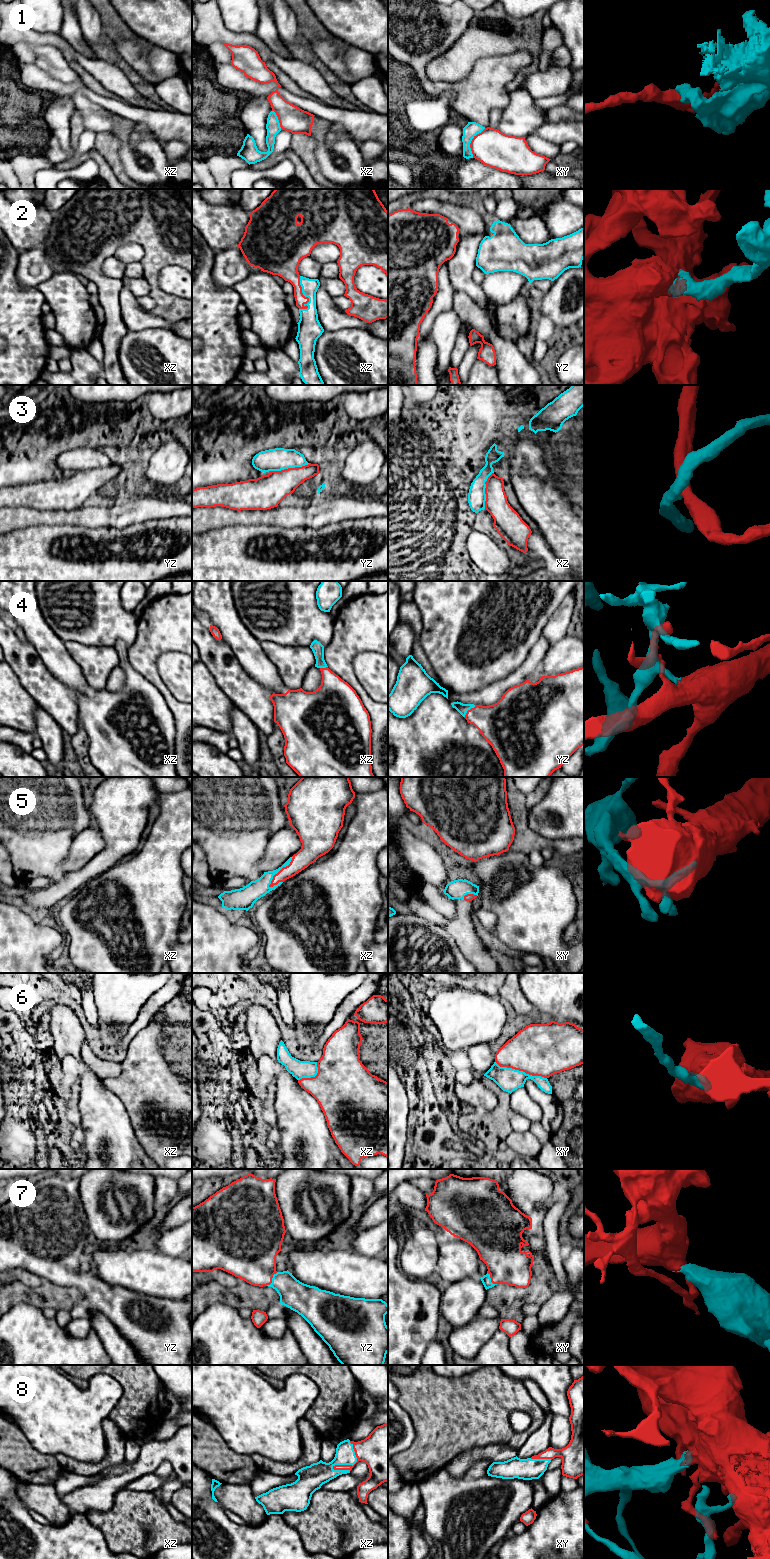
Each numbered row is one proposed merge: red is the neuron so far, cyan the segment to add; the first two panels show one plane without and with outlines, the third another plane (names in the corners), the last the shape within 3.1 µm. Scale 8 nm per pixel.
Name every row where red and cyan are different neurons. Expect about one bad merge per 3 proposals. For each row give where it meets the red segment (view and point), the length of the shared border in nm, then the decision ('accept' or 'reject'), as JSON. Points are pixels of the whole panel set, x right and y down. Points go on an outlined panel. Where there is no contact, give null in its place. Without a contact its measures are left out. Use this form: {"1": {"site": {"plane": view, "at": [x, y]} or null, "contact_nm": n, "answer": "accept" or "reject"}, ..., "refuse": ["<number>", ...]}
{"1": {"site": {"plane": "xy", "at": [471, 142]}, "contact_nm": 260, "answer": "reject"}, "2": {"site": {"plane": "xz", "at": [302, 293]}, "contact_nm": 280, "answer": "accept"}, "3": {"site": {"plane": "yz", "at": [289, 468]}, "contact_nm": 320, "answer": "accept"}, "4": {"site": {"plane": "yz", "at": [468, 710]}, "contact_nm": 140, "answer": "accept"}, "5": {"site": {"plane": "xz", "at": [280, 870]}, "contact_nm": 320, "answer": "accept"}, "6": {"site": {"plane": "xy", "at": [521, 1070]}, "contact_nm": 440, "answer": "accept"}, "7": {"site": {"plane": "yz", "at": [271, 1279]}, "contact_nm": 140, "answer": "accept"}, "8": {"site": {"plane": "xz", "at": [354, 1464]}, "contact_nm": 280, "answer": "accept"}, "refuse": ["1"]}

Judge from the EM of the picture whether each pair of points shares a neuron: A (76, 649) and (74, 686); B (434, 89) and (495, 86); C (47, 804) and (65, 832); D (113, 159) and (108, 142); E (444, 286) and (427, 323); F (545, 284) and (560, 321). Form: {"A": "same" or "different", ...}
{"A": "different", "B": "same", "C": "same", "D": "same", "E": "same", "F": "different"}

